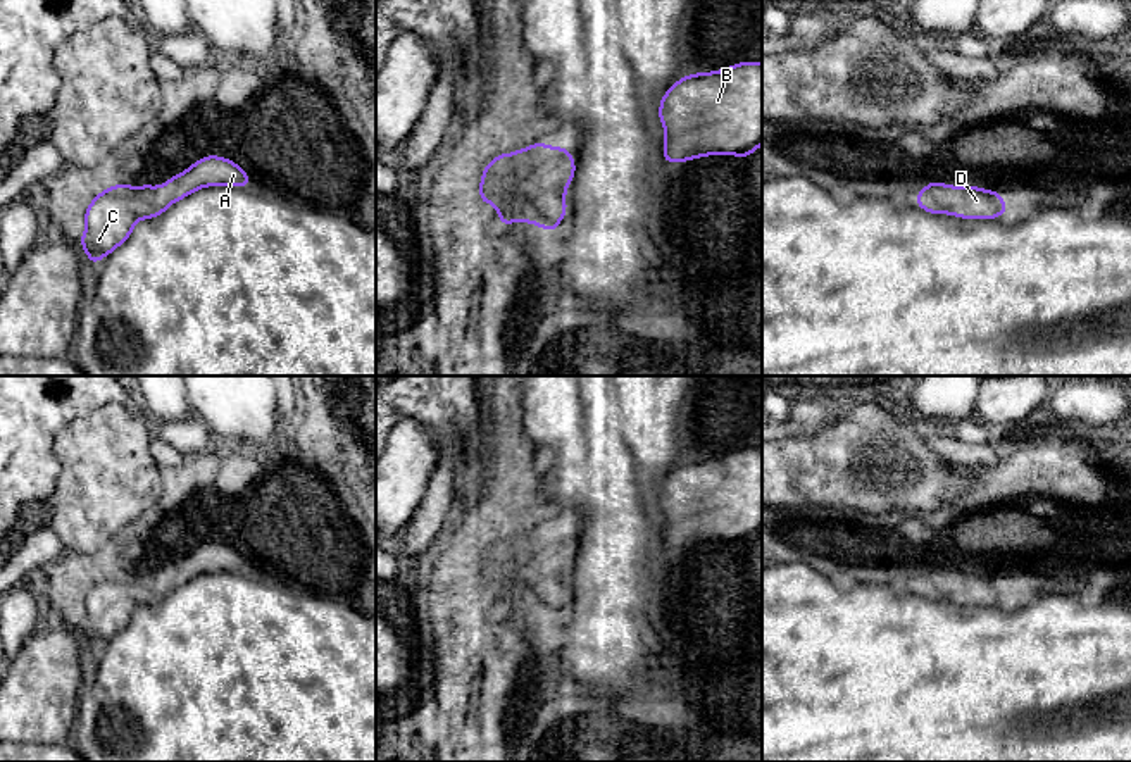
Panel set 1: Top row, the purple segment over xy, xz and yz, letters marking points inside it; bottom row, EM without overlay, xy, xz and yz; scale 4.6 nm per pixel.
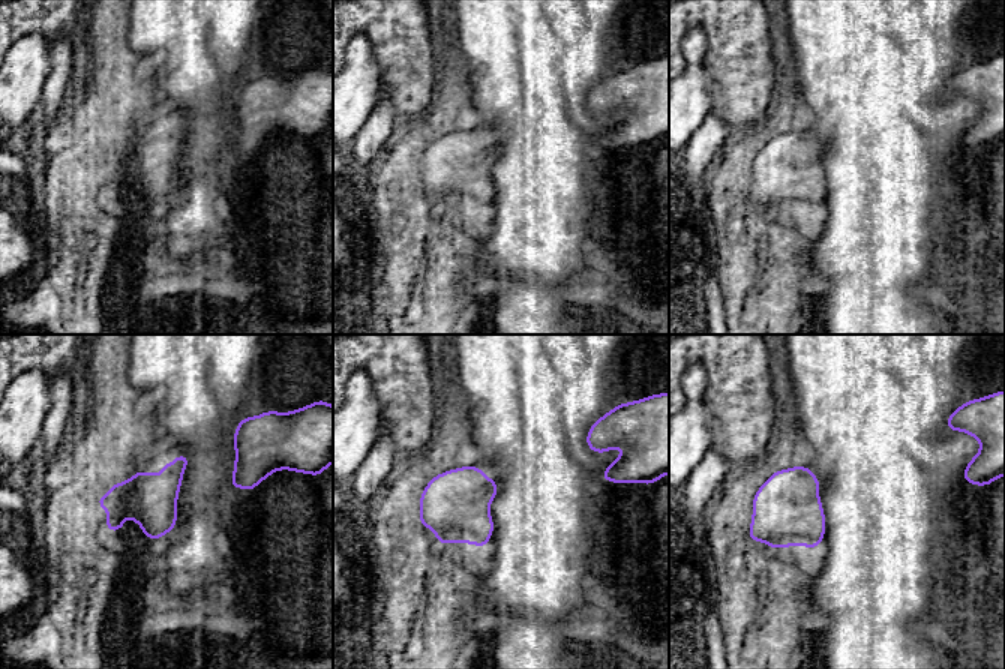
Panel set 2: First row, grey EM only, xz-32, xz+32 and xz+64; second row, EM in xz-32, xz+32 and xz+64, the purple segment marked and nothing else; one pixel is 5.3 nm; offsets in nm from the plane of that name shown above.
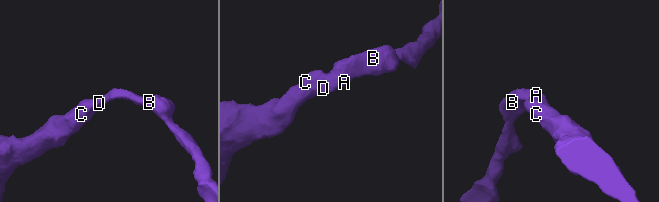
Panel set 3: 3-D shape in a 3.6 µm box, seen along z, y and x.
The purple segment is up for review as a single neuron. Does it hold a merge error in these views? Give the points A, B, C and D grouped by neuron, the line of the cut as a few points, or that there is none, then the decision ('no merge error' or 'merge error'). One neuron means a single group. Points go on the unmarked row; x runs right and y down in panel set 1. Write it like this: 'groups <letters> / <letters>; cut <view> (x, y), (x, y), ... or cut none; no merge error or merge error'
groups A B C D; cut none; no merge error

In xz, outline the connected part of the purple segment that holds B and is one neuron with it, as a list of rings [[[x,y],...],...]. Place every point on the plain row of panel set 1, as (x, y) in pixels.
[[[740,448],[676,467],[662,483],[664,548],[705,541],[747,545],[762,531],[762,448]]]

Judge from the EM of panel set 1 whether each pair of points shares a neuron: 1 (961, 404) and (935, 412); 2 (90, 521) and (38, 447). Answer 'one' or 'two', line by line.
1: one
2: two

